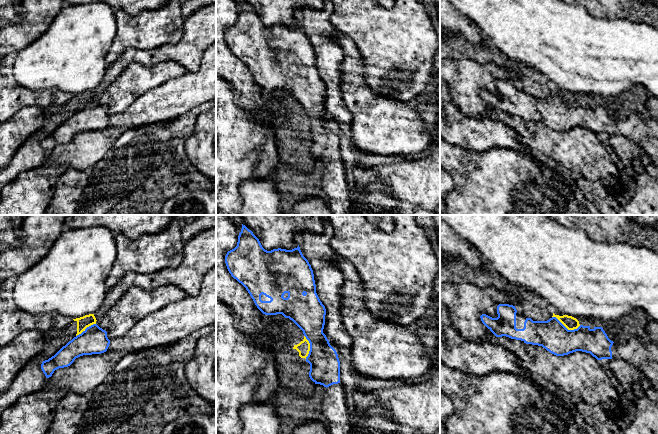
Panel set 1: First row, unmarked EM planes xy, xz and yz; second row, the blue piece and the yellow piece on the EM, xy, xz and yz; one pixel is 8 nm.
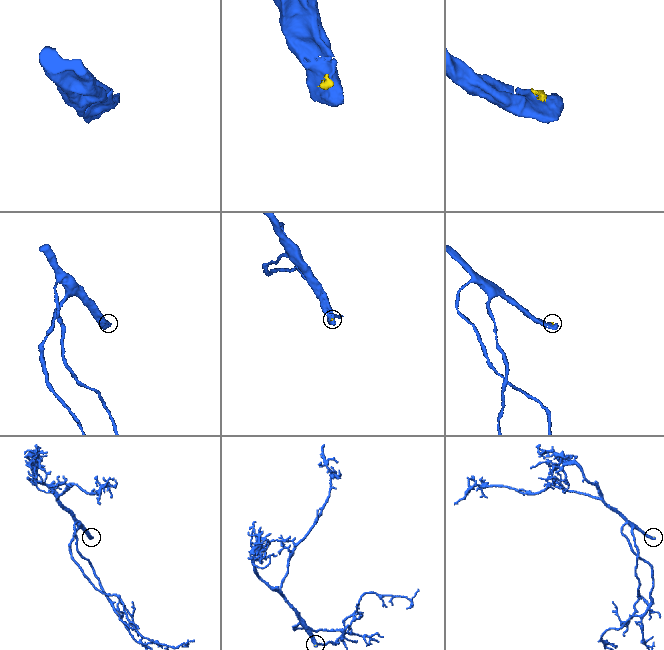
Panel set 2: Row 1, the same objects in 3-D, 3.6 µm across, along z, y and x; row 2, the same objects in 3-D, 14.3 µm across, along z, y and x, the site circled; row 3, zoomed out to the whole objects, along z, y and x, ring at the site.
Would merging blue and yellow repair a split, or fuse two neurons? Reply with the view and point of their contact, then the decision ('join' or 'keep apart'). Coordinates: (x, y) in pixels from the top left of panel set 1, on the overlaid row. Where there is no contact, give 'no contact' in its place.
yz (565, 327) | keep apart

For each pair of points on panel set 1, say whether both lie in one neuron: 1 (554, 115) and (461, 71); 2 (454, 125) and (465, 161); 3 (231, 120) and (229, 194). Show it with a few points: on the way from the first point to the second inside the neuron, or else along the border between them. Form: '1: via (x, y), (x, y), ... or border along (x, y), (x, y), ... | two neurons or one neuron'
1: border along (514, 81), (480, 96) | two neurons
2: border along (450, 142), (469, 150), (484, 152) | two neurons
3: via (231, 138), (229, 176) | one neuron

